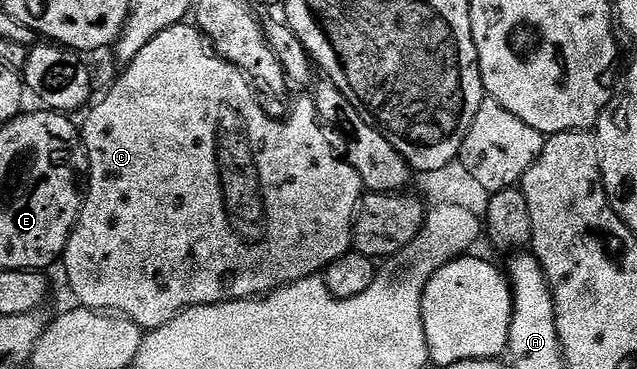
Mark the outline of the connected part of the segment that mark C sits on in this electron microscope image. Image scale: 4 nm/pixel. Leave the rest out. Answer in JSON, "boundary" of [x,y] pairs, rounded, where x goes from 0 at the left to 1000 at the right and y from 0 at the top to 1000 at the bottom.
{"boundary":[[[301,60],[275,65],[267,70],[267,81],[254,81],[242,114],[226,127],[223,146],[199,165],[196,184],[201,187],[184,211],[182,230],[165,255],[163,271],[152,268],[143,285],[137,306],[140,314],[129,333],[129,377],[138,412],[135,528],[97,696],[100,737],[119,799],[121,827],[198,856],[223,894],[237,894],[261,883],[261,873],[294,835],[418,802],[422,791],[447,780],[451,770],[507,740],[549,680],[554,669],[553,610],[568,539],[568,501],[545,431],[534,425],[532,434],[527,425],[515,382],[516,360],[496,304],[496,274],[488,257],[474,263],[460,287],[446,336],[421,314],[419,298],[402,274],[389,209],[341,152],[320,89]]]}

